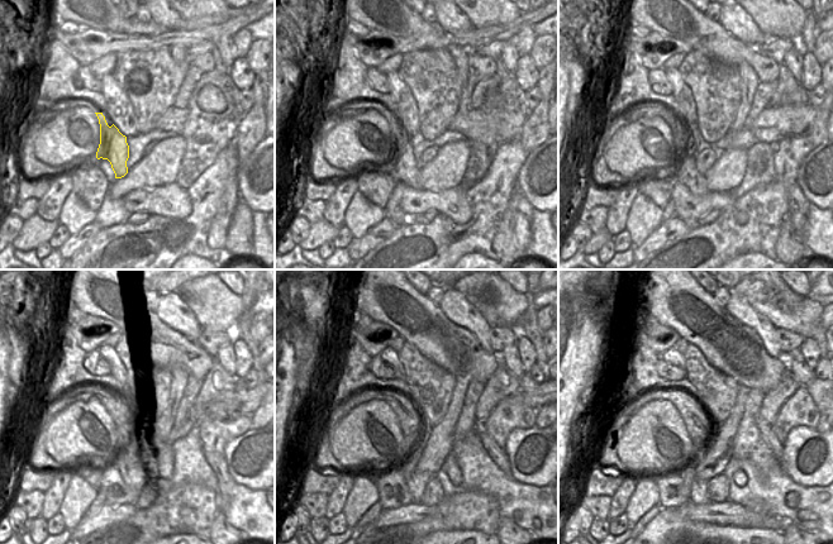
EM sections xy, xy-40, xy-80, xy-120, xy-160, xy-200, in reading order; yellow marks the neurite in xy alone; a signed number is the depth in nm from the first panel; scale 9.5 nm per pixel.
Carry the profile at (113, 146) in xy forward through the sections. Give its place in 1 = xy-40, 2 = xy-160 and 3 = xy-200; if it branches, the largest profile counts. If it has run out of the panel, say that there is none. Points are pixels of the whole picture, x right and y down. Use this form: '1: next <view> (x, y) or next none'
1: next xy-40 (404, 170)
2: next xy-160 (417, 481)
3: next xy-200 (699, 488)

